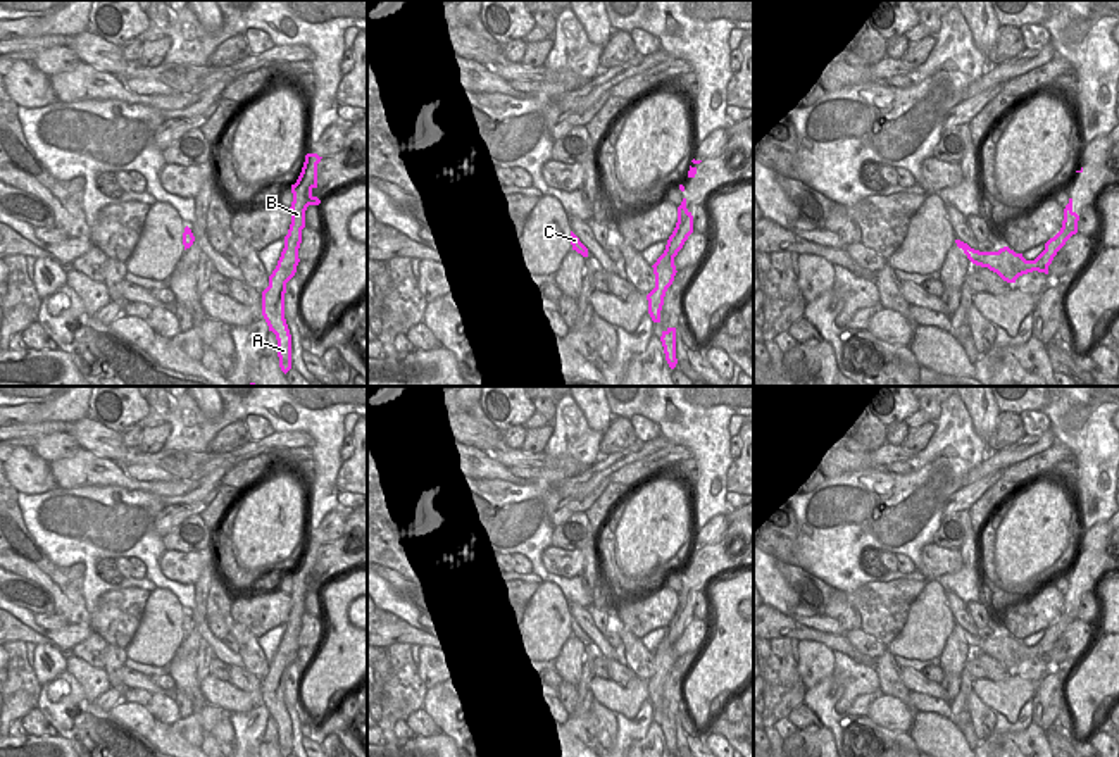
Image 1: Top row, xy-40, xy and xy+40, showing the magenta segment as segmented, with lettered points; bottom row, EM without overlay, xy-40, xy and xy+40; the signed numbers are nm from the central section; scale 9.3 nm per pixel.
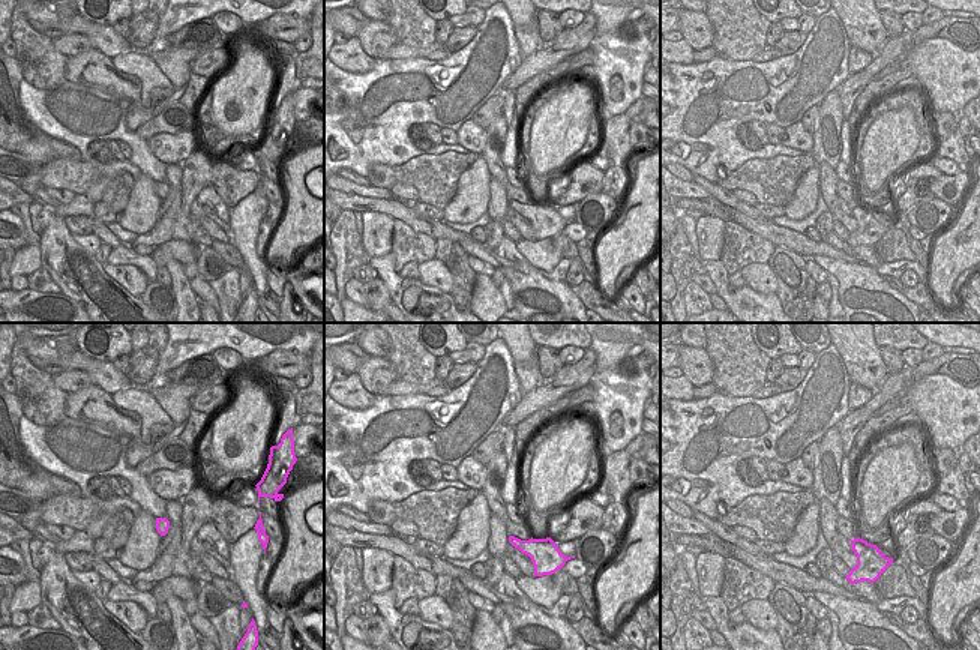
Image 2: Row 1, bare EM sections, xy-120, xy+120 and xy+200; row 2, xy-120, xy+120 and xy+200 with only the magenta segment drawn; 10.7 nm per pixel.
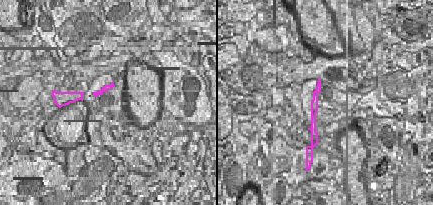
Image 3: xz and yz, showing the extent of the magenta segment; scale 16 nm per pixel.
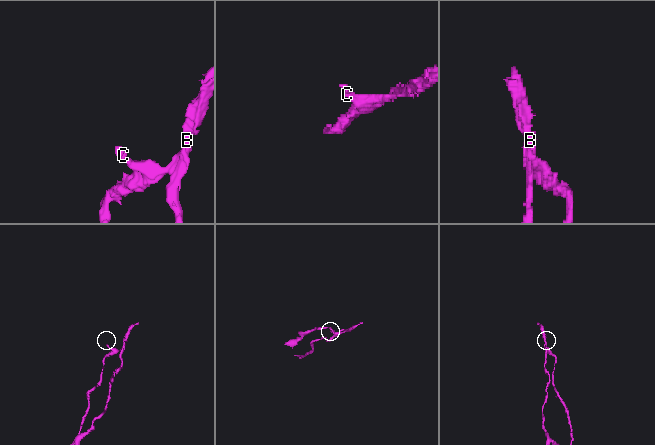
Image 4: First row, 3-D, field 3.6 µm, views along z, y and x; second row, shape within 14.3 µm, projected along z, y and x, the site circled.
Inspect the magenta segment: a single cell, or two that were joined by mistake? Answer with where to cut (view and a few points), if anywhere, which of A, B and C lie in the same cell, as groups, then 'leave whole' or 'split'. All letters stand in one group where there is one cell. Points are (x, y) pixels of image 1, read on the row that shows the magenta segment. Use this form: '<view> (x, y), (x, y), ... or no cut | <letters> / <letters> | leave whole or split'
xy+40 (1056, 235), (1059, 249) | A B / C | split

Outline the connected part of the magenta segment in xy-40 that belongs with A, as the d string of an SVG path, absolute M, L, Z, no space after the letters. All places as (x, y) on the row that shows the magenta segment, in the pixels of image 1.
M307 153L302 172L297 183L291 185L291 224L284 236L284 248L278 266L269 276L269 286L262 291L262 316L269 331L276 335L279 367L284 374L291 369L291 335L284 319L286 283L295 276L300 262L298 248L302 243L302 229L305 228L305 210L309 205L321 203L312 195L312 190L317 188L317 164L321 159L317 153Z

